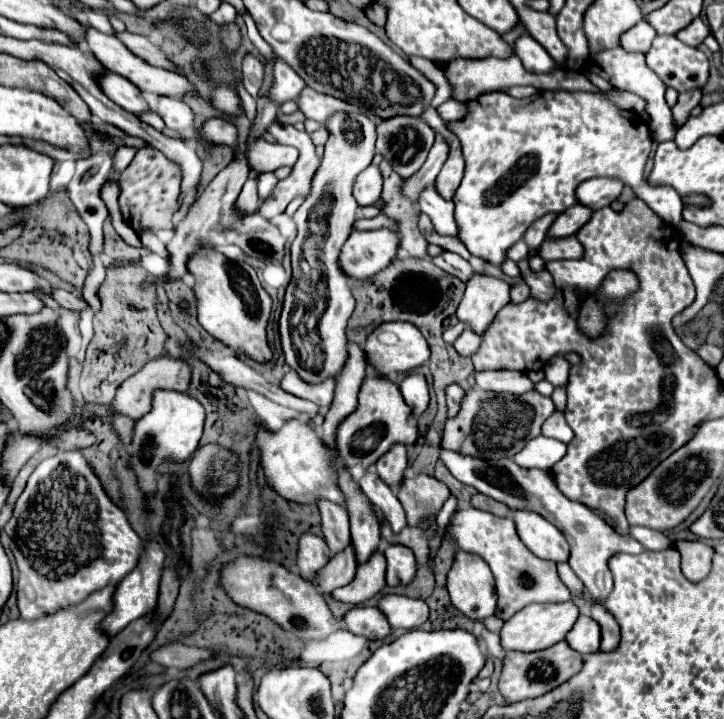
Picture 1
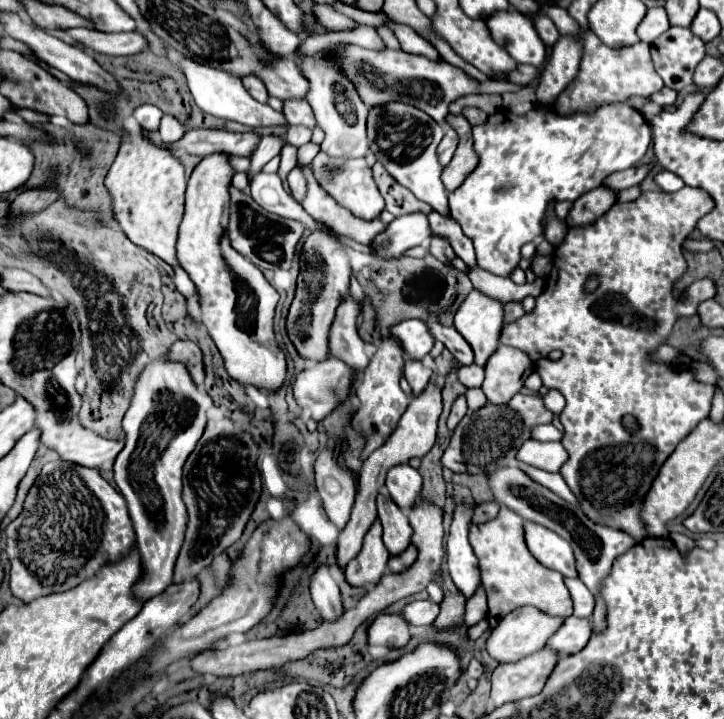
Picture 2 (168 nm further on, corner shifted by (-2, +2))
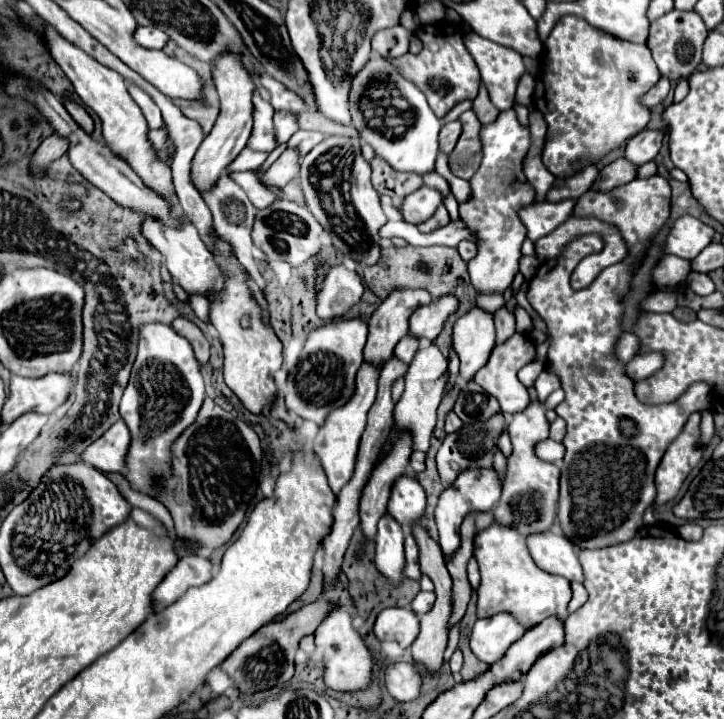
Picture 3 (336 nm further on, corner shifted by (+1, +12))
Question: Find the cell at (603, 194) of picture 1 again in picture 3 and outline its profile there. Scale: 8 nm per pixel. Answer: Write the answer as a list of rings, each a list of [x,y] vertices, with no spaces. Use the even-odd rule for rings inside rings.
[[[643,130],[635,134],[627,142],[627,160],[631,160],[637,166],[653,160],[663,144],[663,136],[665,134],[661,130]]]

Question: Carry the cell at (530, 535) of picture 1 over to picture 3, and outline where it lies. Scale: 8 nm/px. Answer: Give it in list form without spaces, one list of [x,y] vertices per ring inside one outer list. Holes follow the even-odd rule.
[[[555,532],[531,534],[527,536],[527,546],[535,564],[541,566],[545,572],[563,576],[569,582],[583,582],[581,564],[565,536]]]

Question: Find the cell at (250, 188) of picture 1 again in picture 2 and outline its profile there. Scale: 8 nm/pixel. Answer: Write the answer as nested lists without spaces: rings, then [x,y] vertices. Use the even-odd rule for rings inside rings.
[[[264,136],[258,144],[258,148],[252,152],[250,156],[250,172],[248,172],[248,180],[252,180],[256,174],[262,172],[262,168],[276,156],[280,154],[282,148],[282,140],[274,138],[274,136]]]

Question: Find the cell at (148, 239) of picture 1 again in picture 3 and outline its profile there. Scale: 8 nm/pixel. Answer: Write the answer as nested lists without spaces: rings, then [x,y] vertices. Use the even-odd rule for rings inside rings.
[[[191,296],[191,308],[201,322],[209,324],[209,302],[203,296]]]

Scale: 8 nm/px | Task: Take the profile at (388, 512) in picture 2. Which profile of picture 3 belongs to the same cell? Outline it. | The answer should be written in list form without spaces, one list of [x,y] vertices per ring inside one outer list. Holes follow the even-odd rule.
[[[391,518],[379,520],[379,530],[373,538],[375,542],[375,568],[379,574],[383,574],[387,580],[391,580],[395,586],[403,580],[403,568],[405,568],[405,556],[403,556],[403,530],[401,526]]]

